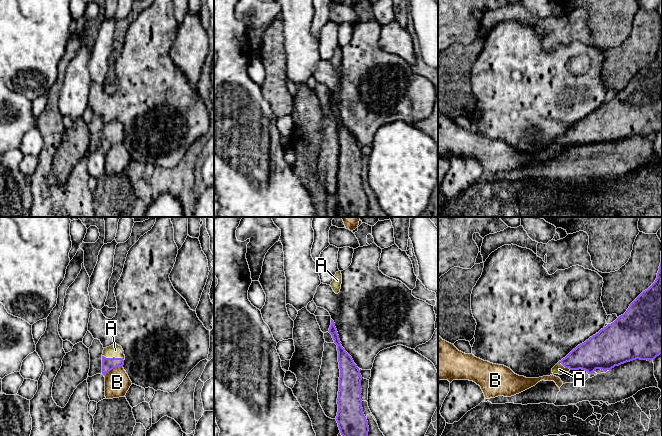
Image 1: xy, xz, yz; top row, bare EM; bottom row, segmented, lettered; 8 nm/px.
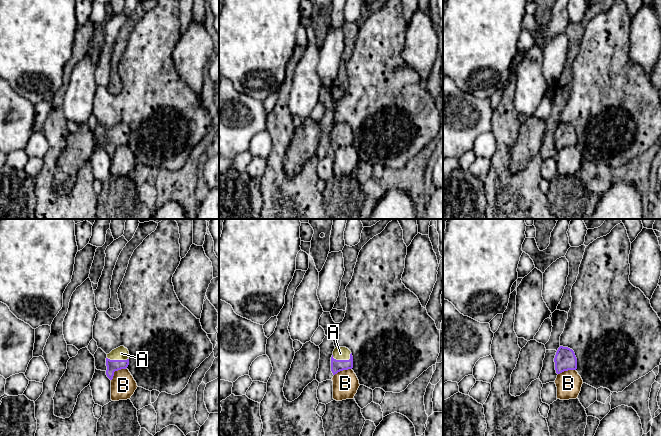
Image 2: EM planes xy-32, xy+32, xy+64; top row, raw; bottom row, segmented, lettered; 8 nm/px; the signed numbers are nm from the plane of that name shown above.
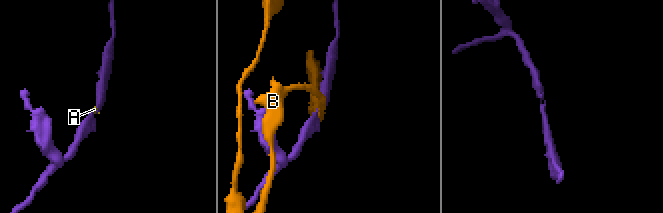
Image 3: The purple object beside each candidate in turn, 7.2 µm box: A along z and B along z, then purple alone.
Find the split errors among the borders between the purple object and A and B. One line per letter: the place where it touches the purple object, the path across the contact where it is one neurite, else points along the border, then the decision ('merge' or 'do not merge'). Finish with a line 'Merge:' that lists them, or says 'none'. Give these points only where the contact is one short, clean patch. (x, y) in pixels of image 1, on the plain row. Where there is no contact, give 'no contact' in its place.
A: meets purple in xy at (113, 133); merge
B: meets purple in xy at (113, 144); do not merge
Merge: A

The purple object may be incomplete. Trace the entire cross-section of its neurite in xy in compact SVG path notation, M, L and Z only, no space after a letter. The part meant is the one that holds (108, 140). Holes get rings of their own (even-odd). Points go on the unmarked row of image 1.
M118 120L104 124L102 130L102 150L105 151L114 144L123 143L124 136L124 127Z

